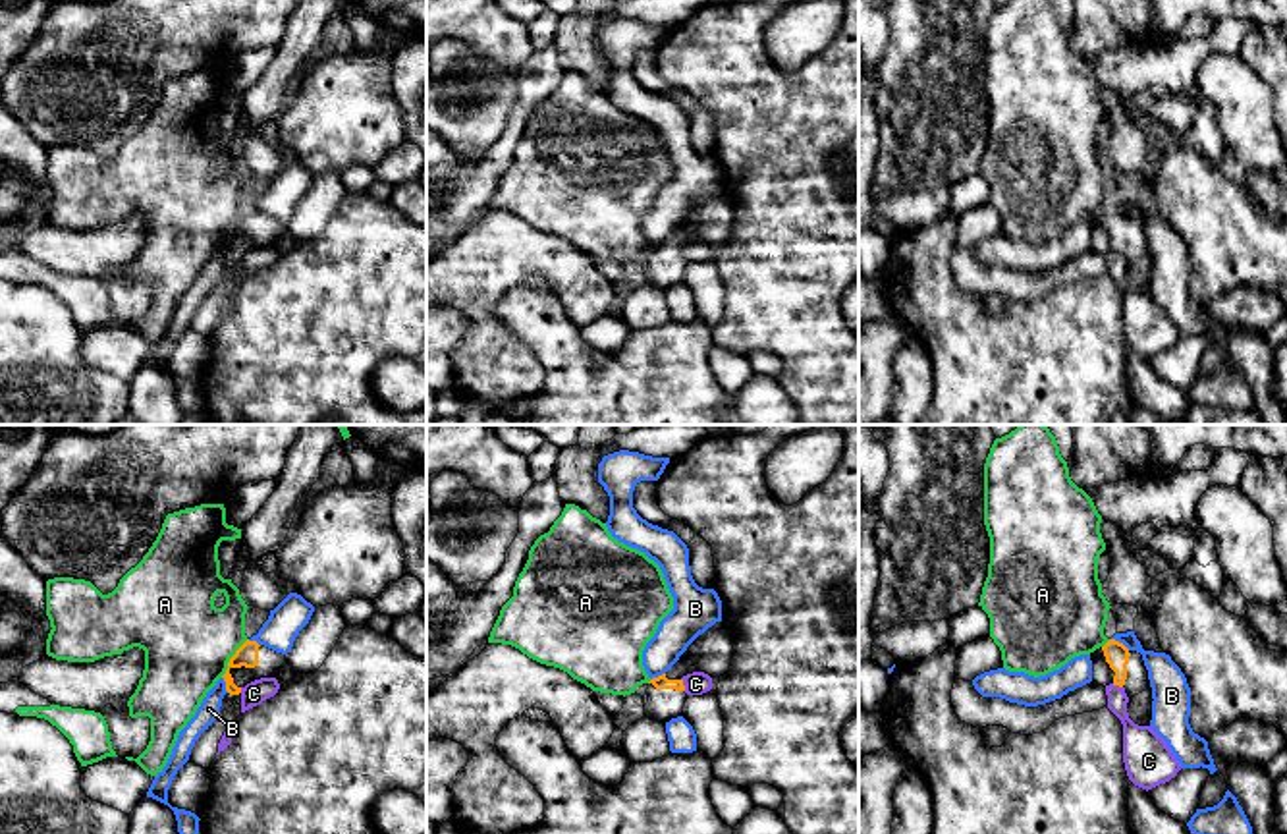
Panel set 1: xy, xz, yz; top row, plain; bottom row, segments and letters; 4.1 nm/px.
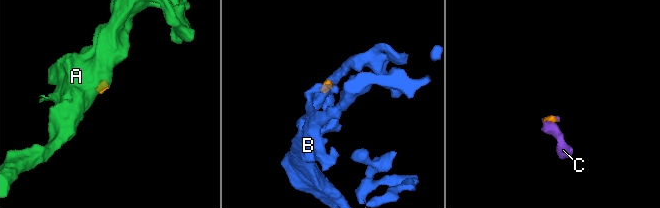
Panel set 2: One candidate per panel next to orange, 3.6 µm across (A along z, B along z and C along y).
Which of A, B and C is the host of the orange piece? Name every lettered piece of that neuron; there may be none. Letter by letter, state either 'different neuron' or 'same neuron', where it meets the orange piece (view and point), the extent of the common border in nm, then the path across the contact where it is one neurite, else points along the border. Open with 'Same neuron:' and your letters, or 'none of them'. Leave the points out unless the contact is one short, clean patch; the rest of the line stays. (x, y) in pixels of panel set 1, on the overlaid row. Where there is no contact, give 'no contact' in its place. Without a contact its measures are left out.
Same neuron: none of them
A: different neuron | xy (230, 659) | 200 nm | along xy (247, 639), (220, 676)
B: different neuron | yz (1122, 643) | 90 nm | along yz (1112, 638), (1129, 649)
C: different neuron | xz (682, 684) | 60 nm | along xz (682, 678), (685, 690)

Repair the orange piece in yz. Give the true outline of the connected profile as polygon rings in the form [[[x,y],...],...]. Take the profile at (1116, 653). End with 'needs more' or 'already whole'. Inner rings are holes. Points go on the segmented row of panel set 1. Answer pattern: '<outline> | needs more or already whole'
[[[1109,639],[1104,647],[1090,653],[1090,660],[1092,681],[1098,685],[1119,685],[1125,689],[1129,699],[1150,687],[1142,654],[1129,651],[1115,639]]] | needs more

